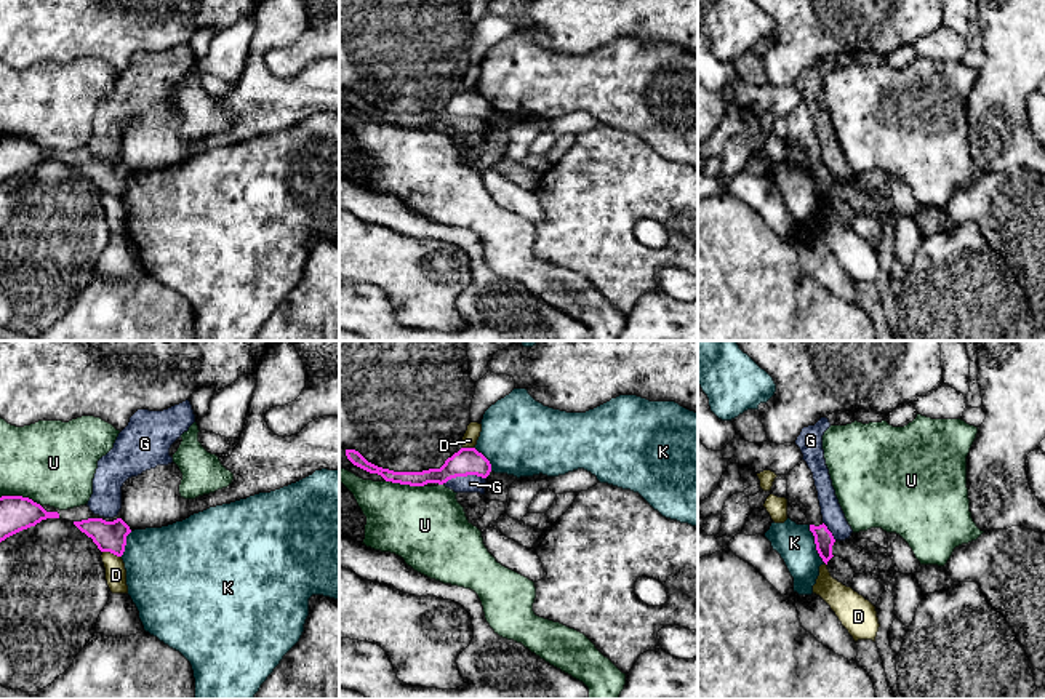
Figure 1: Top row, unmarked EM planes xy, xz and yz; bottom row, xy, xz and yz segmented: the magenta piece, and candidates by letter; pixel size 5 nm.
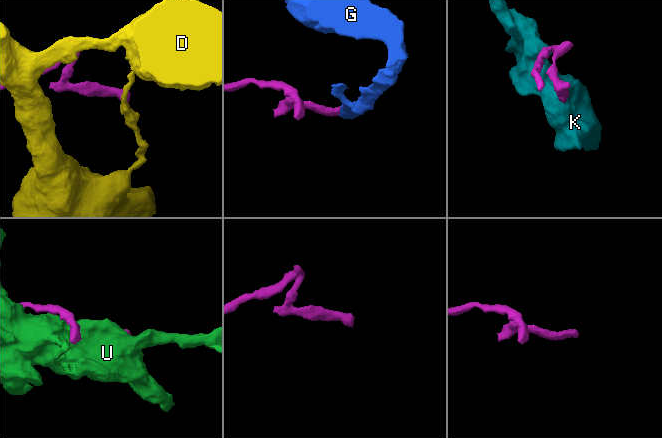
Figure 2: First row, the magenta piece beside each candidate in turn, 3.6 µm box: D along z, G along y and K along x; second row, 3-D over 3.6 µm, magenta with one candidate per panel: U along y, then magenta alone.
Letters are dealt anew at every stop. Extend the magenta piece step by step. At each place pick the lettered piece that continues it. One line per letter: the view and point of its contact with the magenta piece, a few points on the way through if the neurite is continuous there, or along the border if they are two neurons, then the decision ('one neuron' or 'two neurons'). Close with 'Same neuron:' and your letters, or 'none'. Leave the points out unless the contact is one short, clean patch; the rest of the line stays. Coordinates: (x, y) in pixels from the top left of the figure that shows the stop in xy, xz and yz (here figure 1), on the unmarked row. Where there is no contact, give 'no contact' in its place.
D: meets magenta in xy at (112, 194); border along xy (103, 192), (120, 199); two neurons
G: meets magenta in xz at (463, 117); border along xz (485, 119), (456, 117), (442, 125); two neurons
K: meets magenta in yz at (815, 184); border along yz (808, 167), (815, 191), (824, 203); two neurons
U: meets magenta in xy at (21, 138); two neurons
Same neuron: none

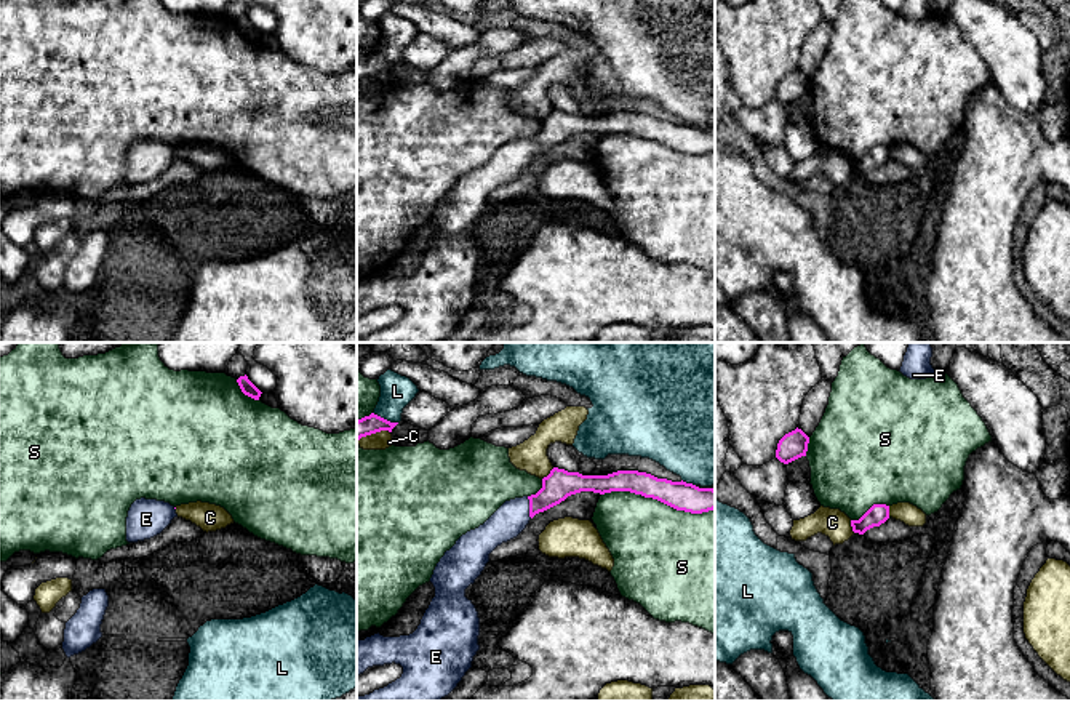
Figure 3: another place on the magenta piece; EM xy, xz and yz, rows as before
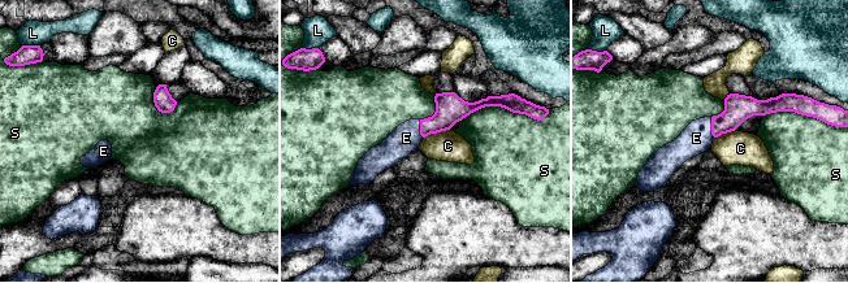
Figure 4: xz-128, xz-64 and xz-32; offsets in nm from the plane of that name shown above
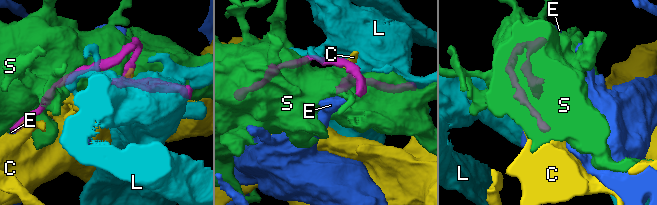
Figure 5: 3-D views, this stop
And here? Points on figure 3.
C: meets magenta in xz at (549, 116); two neurons
E: meets magenta in xz at (530, 149); one neuron
L: meets magenta in xz at (386, 61); two neurons
S: meets magenta in xz at (658, 141); two neurons
Same neuron: E

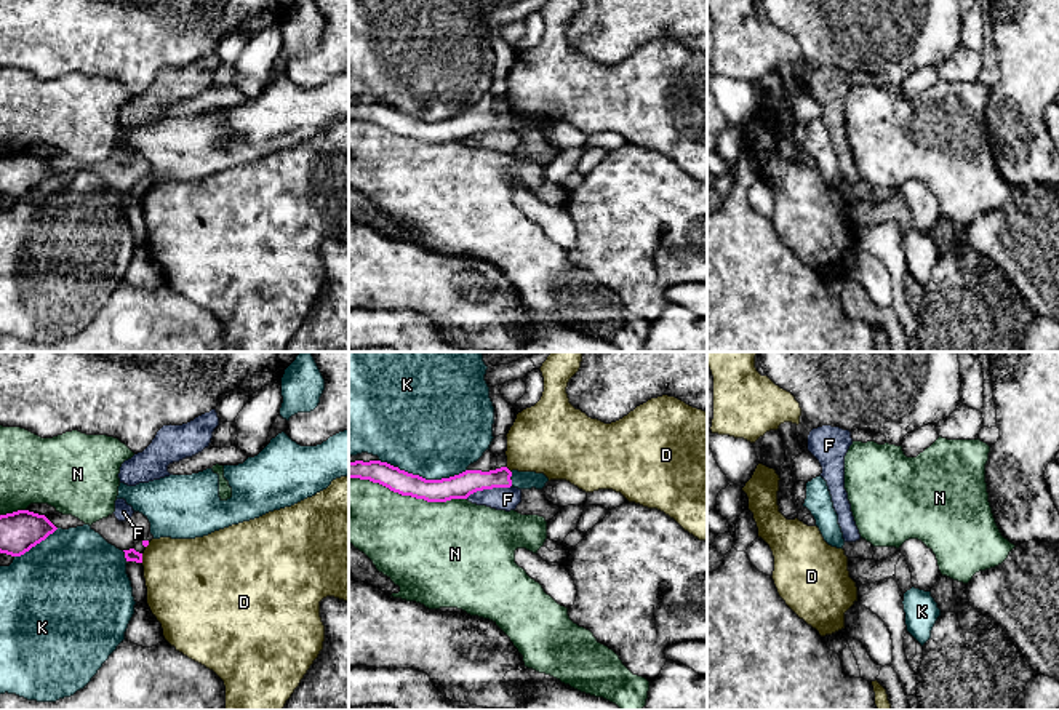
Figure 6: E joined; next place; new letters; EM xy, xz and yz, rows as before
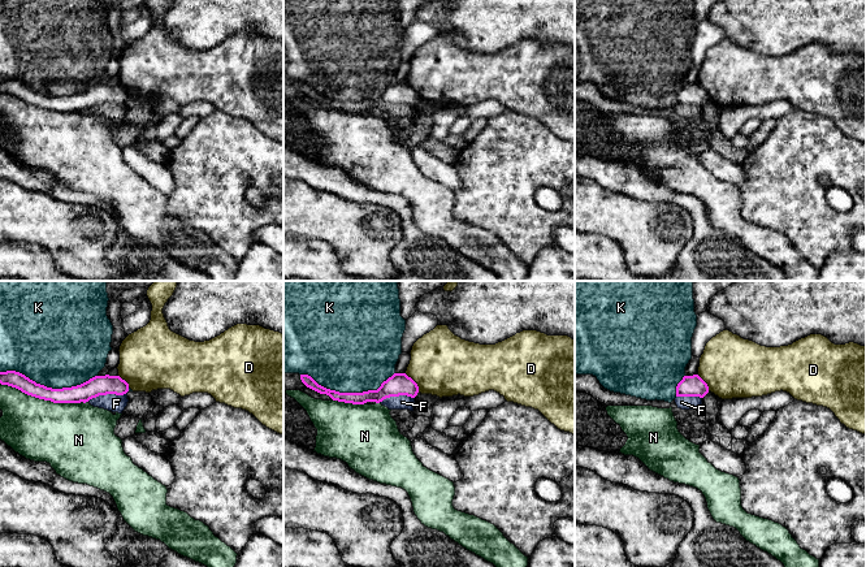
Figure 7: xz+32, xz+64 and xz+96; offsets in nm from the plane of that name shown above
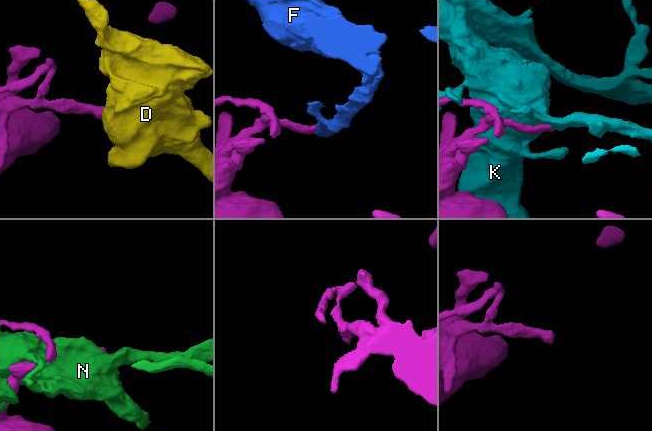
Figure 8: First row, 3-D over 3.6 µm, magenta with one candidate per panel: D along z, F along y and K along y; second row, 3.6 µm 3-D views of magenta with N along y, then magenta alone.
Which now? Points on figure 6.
D: meets magenta in xy at (141, 200); two neurons
F: meets magenta in xz at (488, 130); two neurons
K: meets magenta in xz at (421, 119); two neurons
N: meets magenta in xz at (408, 136); two neurons
Same neuron: none

